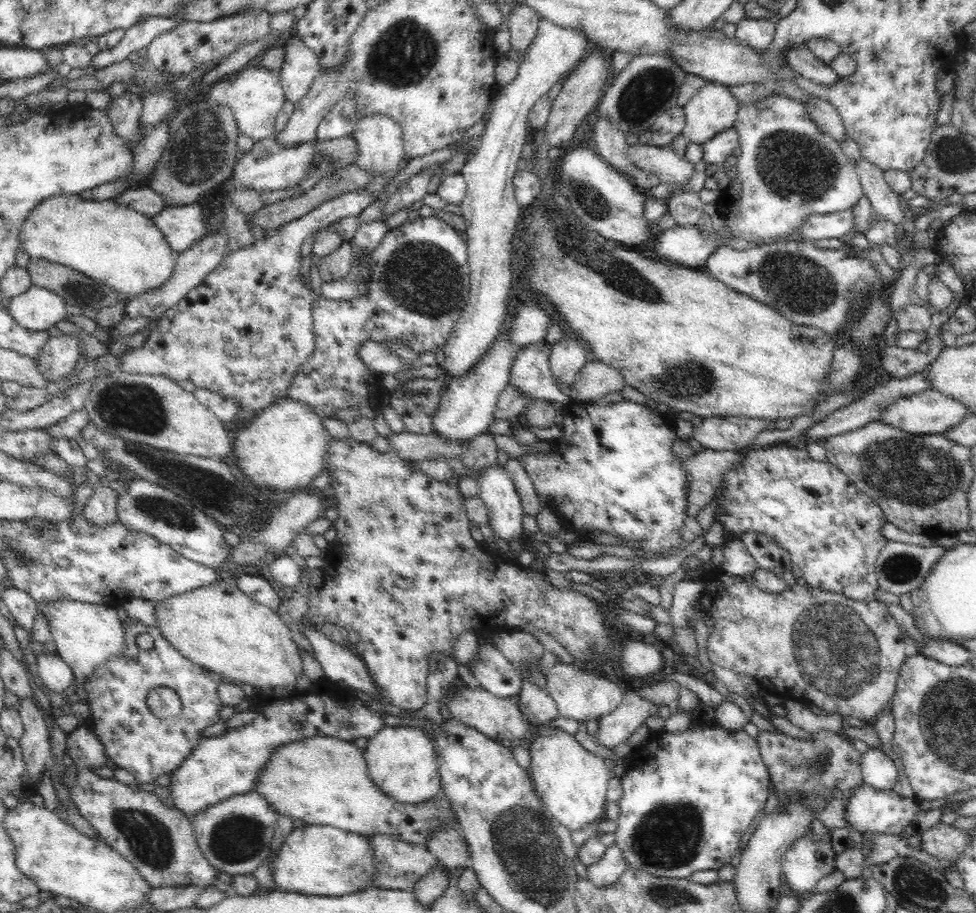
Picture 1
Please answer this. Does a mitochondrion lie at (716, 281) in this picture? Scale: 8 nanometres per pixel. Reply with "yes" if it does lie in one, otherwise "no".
no

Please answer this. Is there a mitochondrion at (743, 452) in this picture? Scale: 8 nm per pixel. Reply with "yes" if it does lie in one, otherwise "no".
no

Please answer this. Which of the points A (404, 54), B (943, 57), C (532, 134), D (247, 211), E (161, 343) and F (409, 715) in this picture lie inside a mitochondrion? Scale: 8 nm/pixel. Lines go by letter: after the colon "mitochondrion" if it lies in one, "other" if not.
A: mitochondrion
B: other
C: other
D: other
E: other
F: other

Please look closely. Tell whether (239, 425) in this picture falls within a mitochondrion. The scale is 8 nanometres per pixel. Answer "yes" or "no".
no

